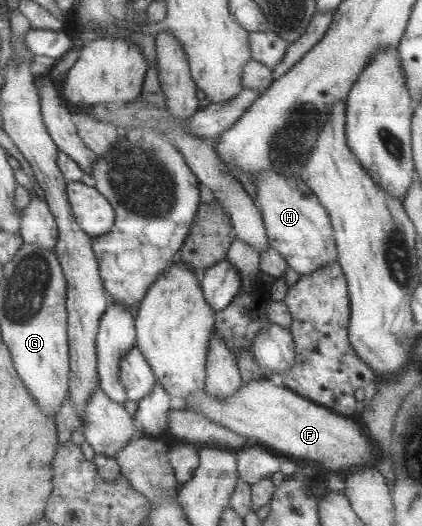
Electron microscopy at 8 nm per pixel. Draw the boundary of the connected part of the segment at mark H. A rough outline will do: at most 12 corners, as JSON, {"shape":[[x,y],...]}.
{"shape":[[299,176],[253,181],[269,246],[303,277],[338,262],[328,210]]}

